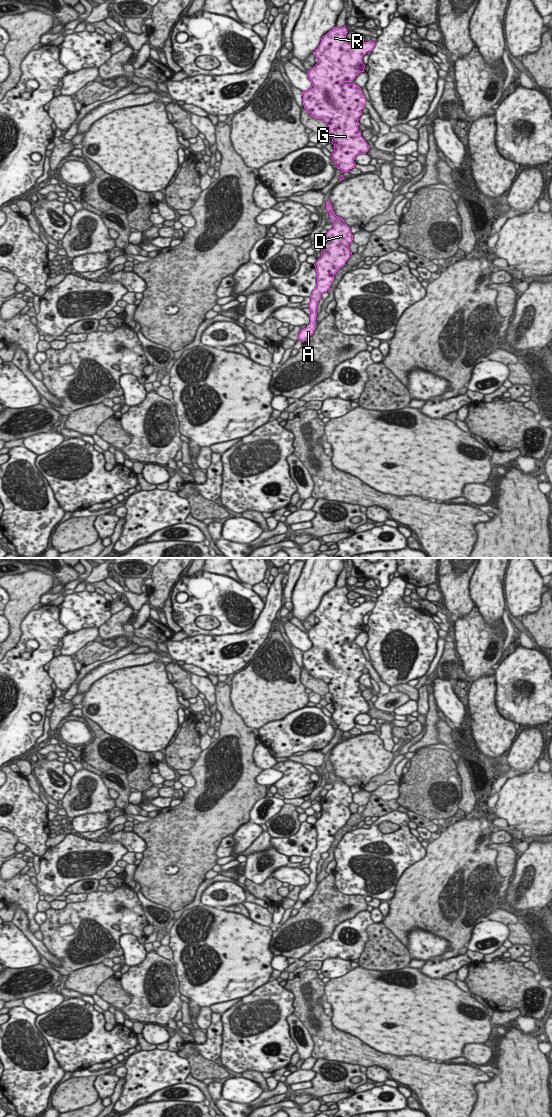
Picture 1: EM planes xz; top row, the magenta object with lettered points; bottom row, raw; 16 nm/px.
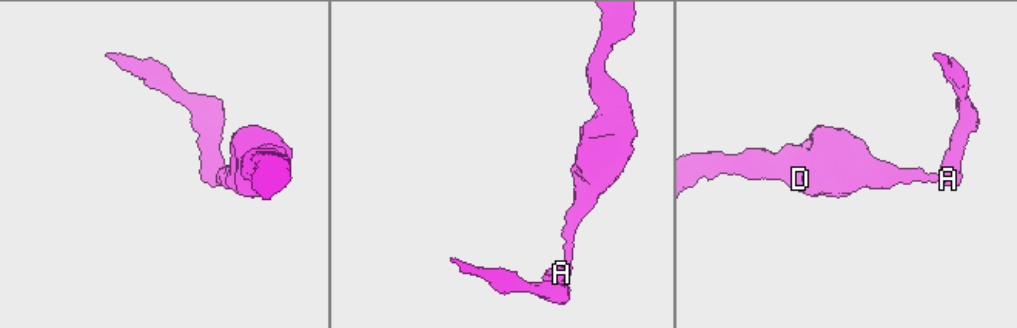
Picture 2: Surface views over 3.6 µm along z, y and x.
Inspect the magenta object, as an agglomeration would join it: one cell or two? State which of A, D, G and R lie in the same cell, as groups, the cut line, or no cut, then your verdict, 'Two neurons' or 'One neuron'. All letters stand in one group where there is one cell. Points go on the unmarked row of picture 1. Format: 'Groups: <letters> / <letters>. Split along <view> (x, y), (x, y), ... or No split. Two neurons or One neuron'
Groups: A D G R. No split. One neuron

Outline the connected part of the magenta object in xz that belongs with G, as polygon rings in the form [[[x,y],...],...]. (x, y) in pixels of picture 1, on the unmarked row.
[[[345,586],[334,587],[323,596],[319,607],[313,612],[319,622],[307,633],[312,646],[302,652],[303,665],[308,674],[328,685],[329,693],[333,696],[331,703],[334,705],[331,719],[342,733],[355,728],[355,717],[369,710],[369,705],[358,691],[360,685],[358,679],[362,675],[361,670],[364,669],[366,658],[361,648],[351,642],[364,632],[365,625],[362,617],[375,606],[375,602],[370,600],[361,603],[358,607],[353,607],[348,603],[347,593]]]

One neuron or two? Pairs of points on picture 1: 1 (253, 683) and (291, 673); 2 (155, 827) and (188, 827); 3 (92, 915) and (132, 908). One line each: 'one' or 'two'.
1: one
2: one
3: one

